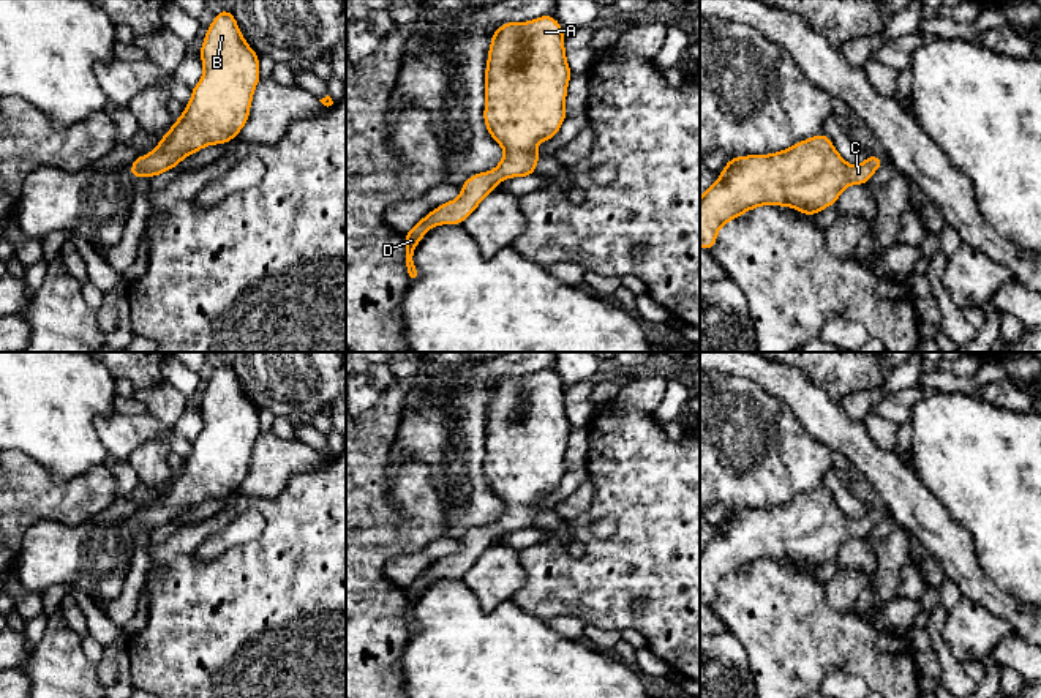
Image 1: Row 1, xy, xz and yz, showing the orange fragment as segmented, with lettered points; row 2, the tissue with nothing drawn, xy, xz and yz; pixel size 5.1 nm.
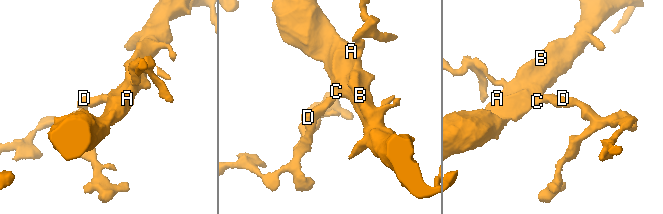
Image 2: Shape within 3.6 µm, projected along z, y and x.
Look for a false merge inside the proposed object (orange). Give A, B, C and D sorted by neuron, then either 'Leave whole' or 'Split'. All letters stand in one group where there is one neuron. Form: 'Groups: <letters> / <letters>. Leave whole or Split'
Groups: A B C D. Leave whole

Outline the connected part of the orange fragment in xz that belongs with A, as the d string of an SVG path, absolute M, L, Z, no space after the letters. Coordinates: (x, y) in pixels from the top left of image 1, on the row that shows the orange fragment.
M550 14L507 22L493 32L483 120L504 156L494 169L471 175L458 199L436 207L404 234L404 267L411 278L417 276L414 250L431 227L463 224L504 178L534 175L542 158L536 147L554 137L567 118L570 76L564 30Z

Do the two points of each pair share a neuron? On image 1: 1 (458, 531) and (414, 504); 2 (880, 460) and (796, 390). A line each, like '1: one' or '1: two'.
1: two
2: one

